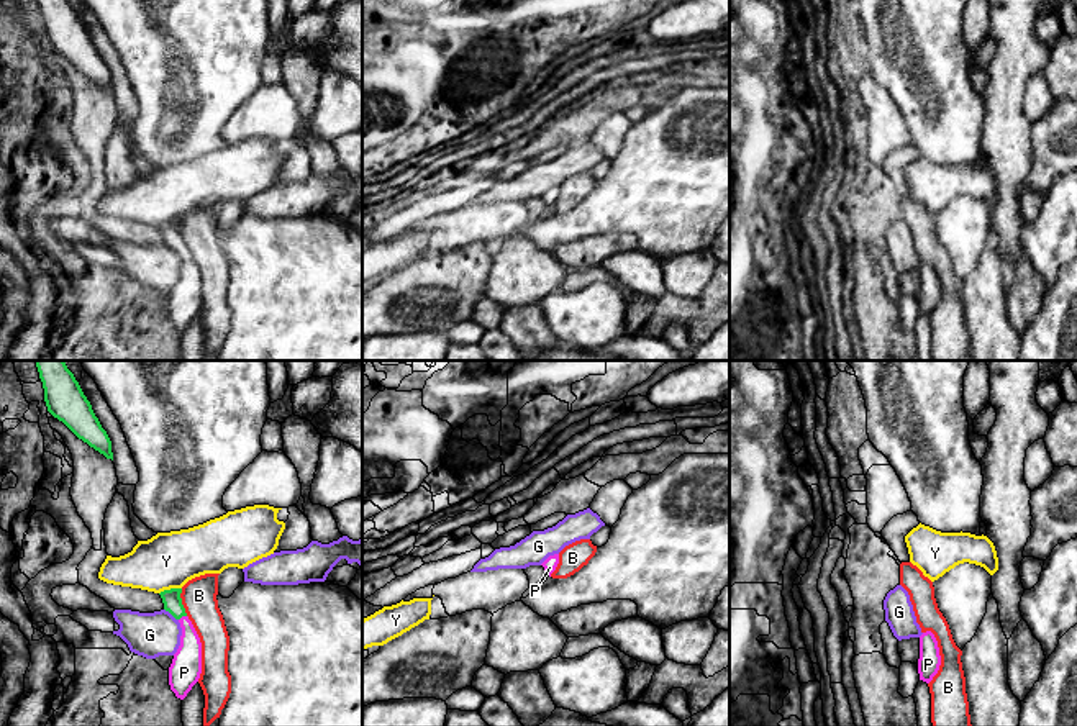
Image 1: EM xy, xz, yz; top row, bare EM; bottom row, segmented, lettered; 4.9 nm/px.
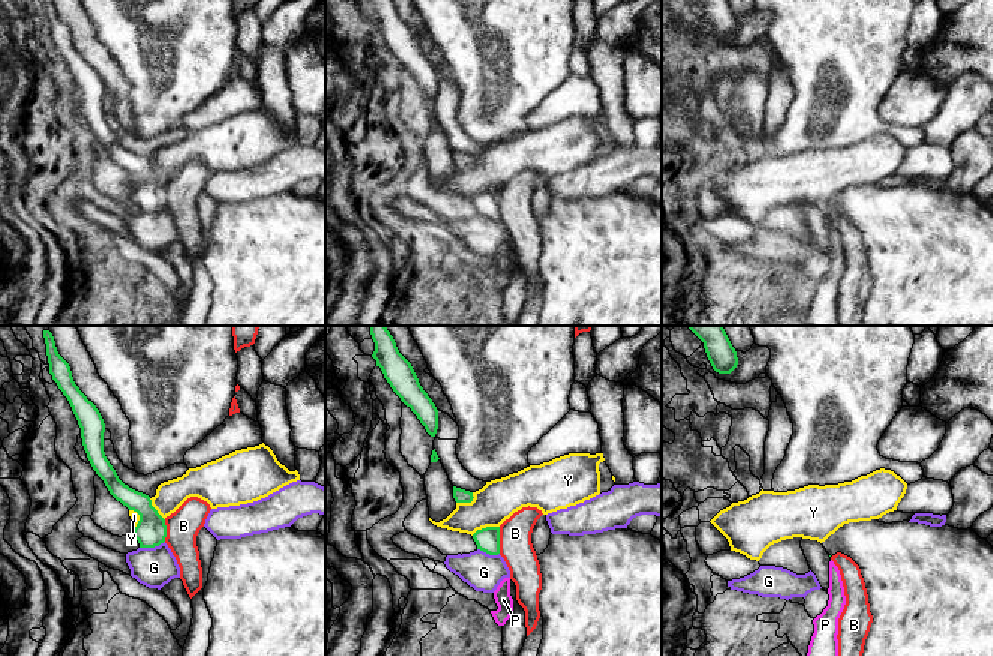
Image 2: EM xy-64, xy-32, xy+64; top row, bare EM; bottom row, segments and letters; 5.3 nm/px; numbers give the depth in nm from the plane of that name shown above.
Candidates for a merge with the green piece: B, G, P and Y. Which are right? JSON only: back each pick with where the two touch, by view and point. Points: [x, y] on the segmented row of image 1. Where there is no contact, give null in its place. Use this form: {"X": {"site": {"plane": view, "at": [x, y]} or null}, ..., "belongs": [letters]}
{"P": {"site": {"plane": "xy", "at": [182, 615]}}, "belongs": ["P"]}

